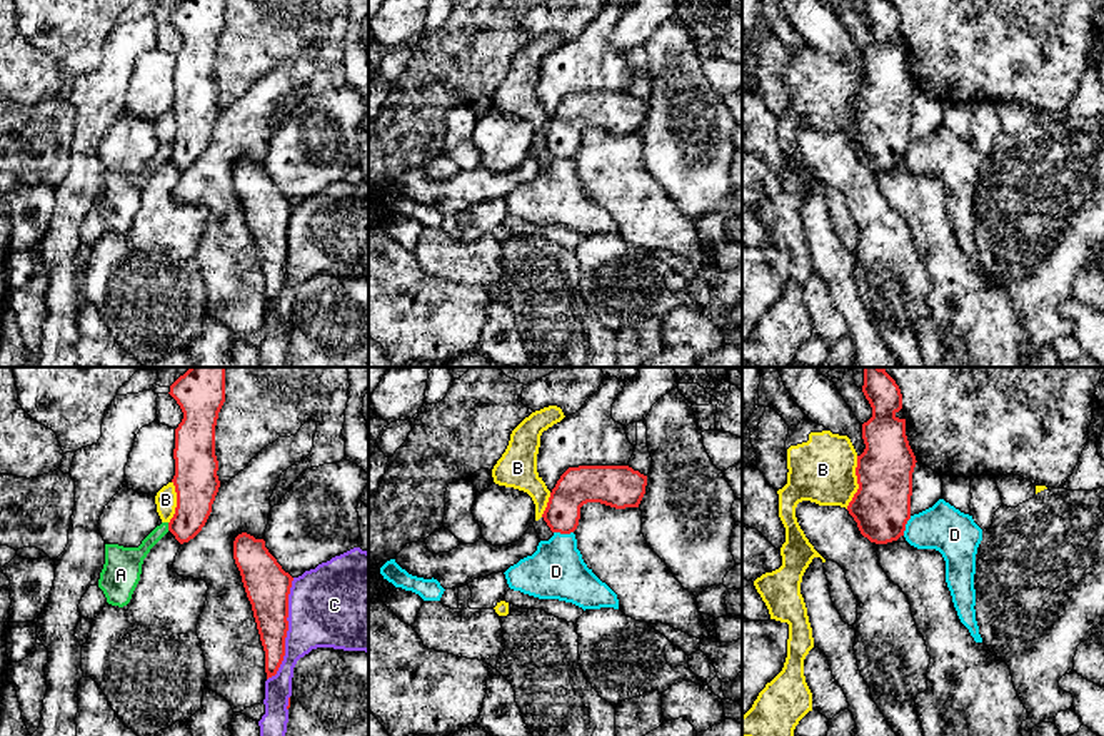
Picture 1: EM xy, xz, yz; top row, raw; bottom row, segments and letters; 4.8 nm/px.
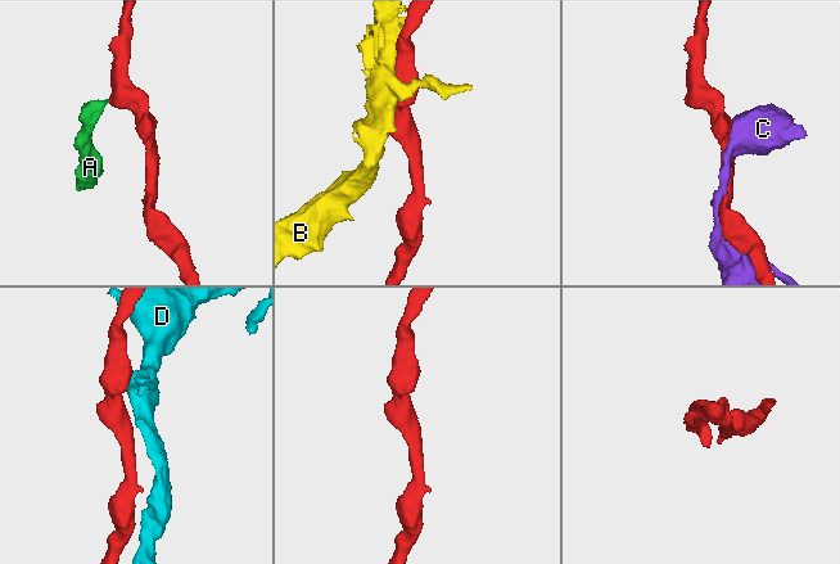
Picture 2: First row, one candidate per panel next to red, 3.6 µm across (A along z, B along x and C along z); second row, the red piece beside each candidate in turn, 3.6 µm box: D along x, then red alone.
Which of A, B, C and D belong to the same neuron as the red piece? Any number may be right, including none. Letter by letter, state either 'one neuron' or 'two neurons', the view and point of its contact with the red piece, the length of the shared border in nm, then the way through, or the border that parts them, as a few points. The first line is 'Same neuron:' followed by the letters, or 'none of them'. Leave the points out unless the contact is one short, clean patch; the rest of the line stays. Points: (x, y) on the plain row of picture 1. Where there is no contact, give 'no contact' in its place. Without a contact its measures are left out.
Same neuron: none of them
A: two neurons; meets red in xy at (169, 152); contact 40 nm long; border along xy (167, 149), (169, 156)
B: two neurons; meets red in yz at (858, 109); contact 260 nm long
C: two neurons; meets red in xy at (287, 256); contact 500 nm long
D: two neurons; meets red in xz at (564, 159); contact 100 nm long; border along xz (554, 157), (572, 159)

